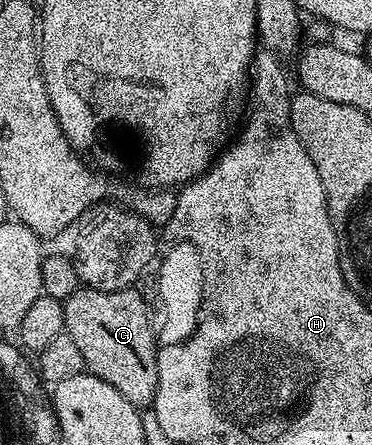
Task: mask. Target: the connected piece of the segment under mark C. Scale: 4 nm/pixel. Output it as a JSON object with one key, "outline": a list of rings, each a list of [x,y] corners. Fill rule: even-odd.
{"outline":[[[80,286],[64,300],[64,330],[67,336],[74,338],[78,350],[82,350],[85,369],[91,375],[102,378],[102,382],[110,382],[110,386],[114,386],[114,390],[118,390],[118,394],[122,394],[122,398],[126,398],[126,402],[133,404],[137,410],[144,410],[156,396],[158,343],[149,320],[149,305],[144,305],[143,298],[136,291],[135,287],[130,287],[117,292],[99,292]]]}

